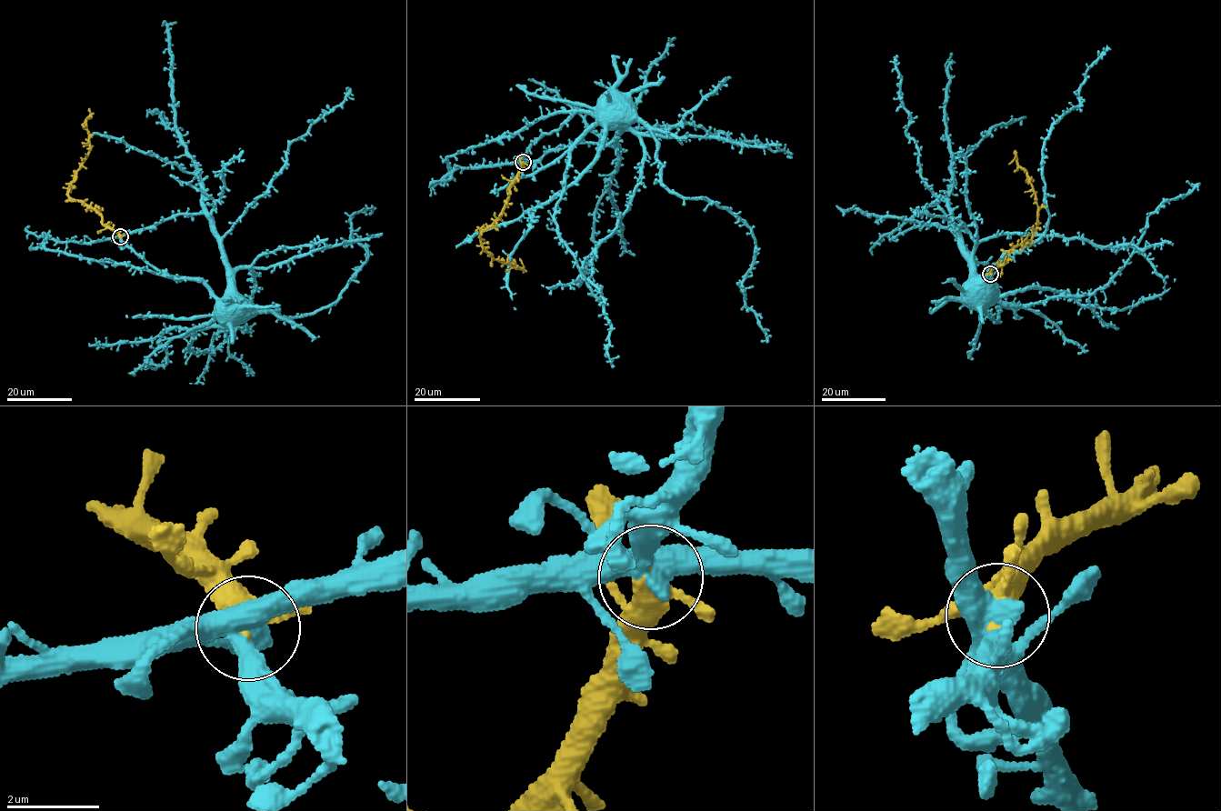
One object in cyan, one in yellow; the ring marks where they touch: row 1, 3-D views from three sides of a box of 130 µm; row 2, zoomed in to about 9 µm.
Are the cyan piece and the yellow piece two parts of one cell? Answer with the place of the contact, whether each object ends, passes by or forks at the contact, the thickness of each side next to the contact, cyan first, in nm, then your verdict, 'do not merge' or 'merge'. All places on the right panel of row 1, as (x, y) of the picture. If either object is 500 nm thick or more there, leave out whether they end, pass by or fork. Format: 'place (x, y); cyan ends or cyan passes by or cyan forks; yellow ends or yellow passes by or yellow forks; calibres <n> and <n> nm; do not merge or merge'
place (990, 274); cyan forks; yellow passes by; calibres 440 and 400 nm; merge

